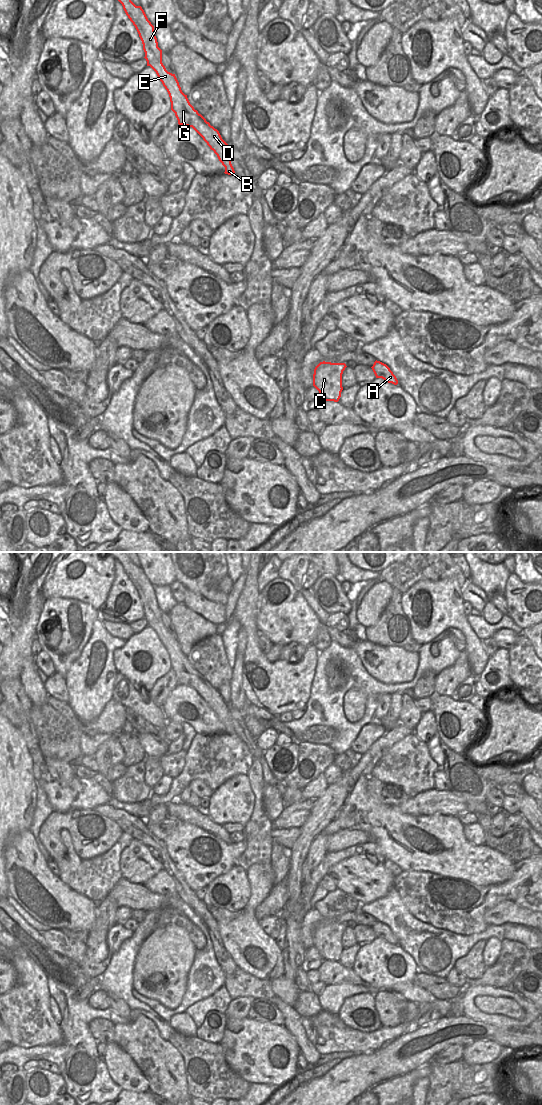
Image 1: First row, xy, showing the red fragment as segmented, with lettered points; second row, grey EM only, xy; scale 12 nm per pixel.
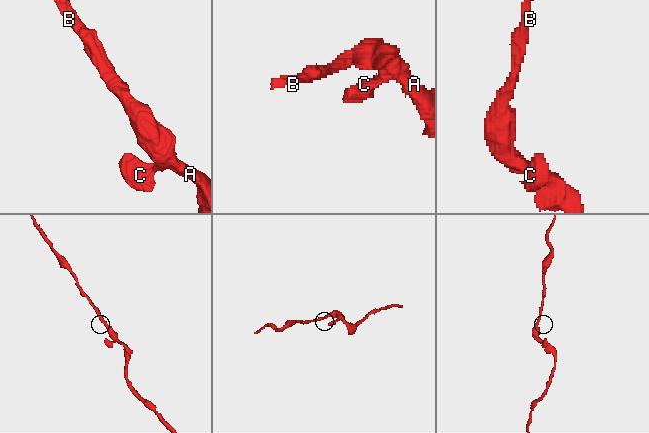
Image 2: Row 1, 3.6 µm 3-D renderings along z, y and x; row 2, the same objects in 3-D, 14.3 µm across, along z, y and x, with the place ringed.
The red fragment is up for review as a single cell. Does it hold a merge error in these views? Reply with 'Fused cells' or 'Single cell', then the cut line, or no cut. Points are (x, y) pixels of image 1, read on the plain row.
Single cell. No split

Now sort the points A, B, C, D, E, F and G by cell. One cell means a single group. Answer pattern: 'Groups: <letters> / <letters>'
Groups: A B C D E F G

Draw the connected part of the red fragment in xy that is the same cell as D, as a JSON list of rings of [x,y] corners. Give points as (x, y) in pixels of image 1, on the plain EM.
[[[105,552],[105,553],[110,553],[111,555],[114,556],[115,559],[117,559],[122,564],[126,575],[135,586],[143,604],[143,610],[145,612],[144,618],[147,621],[147,626],[150,626],[156,632],[159,640],[162,642],[163,646],[167,650],[170,657],[171,670],[175,673],[175,676],[178,680],[178,684],[192,687],[203,698],[203,700],[207,703],[210,709],[213,710],[214,713],[217,715],[219,721],[225,727],[224,733],[228,735],[235,735],[234,728],[231,724],[230,706],[222,699],[219,691],[215,689],[213,686],[211,686],[210,683],[207,682],[206,679],[201,674],[199,674],[197,670],[194,669],[194,667],[190,664],[187,655],[185,655],[182,652],[175,634],[168,632],[165,626],[163,625],[162,610],[158,607],[154,586],[148,580],[142,567],[136,566],[129,558],[127,552]]]

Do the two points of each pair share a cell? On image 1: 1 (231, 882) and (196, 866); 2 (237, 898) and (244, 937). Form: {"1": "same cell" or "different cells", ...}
{"1": "different cells", "2": "different cells"}

